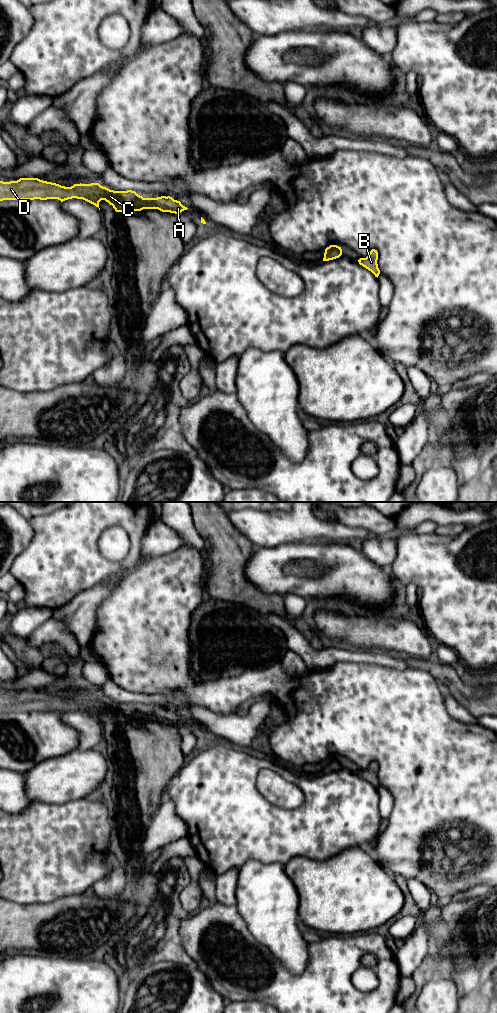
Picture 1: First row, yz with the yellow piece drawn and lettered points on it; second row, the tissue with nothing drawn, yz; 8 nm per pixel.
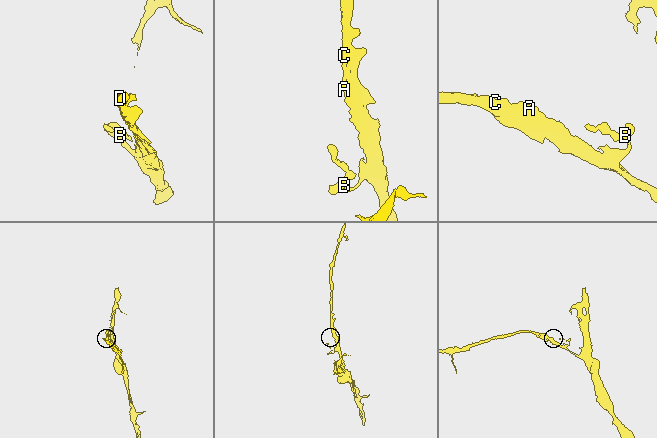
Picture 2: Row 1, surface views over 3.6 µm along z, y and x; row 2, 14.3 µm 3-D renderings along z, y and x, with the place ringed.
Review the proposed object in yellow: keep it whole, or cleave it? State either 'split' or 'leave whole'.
leave whole

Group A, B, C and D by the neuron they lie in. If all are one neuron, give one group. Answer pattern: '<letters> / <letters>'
A B C D

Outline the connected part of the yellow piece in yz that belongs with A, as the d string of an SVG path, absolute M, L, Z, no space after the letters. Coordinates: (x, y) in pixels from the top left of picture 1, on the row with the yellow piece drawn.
M20 178L17 181L0 181L0 201L3 200L47 200L58 199L61 202L77 198L83 199L99 208L99 202L105 200L116 212L127 210L158 209L162 212L180 213L188 208L170 196L143 198L135 191L114 191L99 183L74 184L61 186L38 178Z

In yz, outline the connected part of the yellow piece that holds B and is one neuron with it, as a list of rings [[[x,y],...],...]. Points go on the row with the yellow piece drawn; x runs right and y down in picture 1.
[[[372,249],[366,258],[360,258],[358,260],[359,264],[371,271],[375,277],[378,278],[380,270],[377,264],[378,252],[375,249]]]

